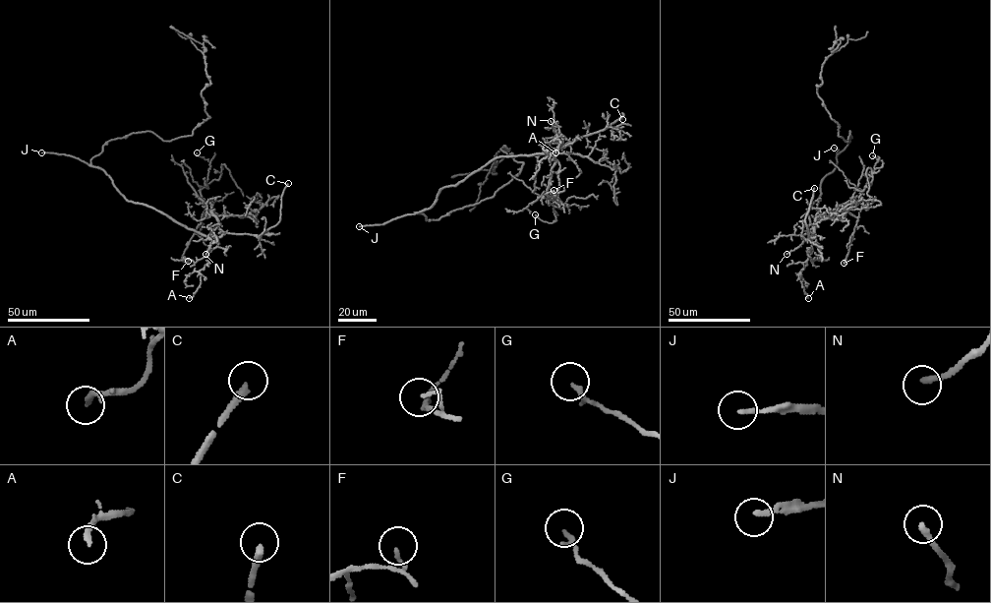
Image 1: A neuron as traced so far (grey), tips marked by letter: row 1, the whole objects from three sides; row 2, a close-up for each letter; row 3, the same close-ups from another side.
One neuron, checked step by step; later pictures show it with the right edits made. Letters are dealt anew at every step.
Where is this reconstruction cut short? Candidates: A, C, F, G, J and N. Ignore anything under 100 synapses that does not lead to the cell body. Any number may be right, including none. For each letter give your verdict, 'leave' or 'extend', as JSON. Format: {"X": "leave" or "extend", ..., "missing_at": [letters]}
{"A": "leave", "C": "extend", "F": "leave", "G": "leave", "J": "extend", "N": "leave", "missing_at": ["C", "J"]}

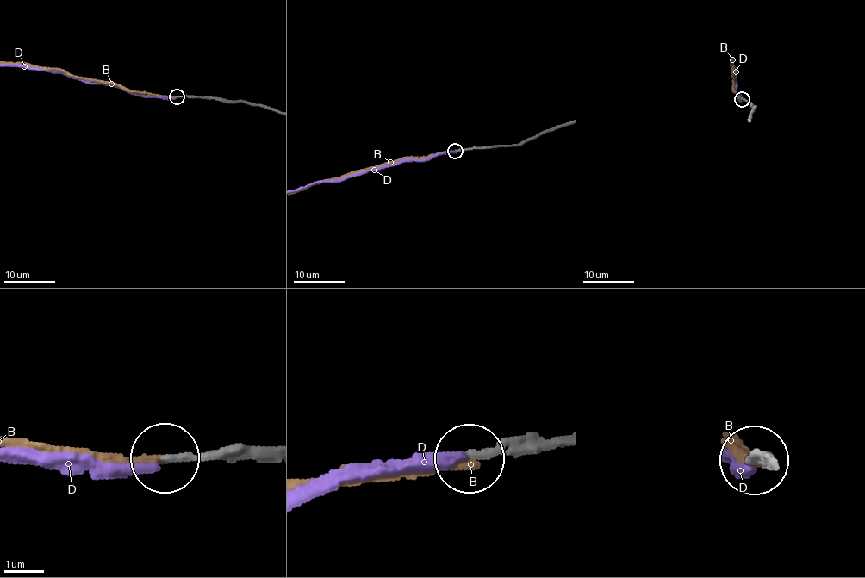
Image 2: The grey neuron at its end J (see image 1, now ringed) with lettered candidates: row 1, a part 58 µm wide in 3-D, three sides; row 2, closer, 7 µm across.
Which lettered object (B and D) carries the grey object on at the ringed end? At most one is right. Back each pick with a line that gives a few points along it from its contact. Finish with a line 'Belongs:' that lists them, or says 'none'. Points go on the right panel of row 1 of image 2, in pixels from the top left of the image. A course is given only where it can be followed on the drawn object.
Belongs: B

